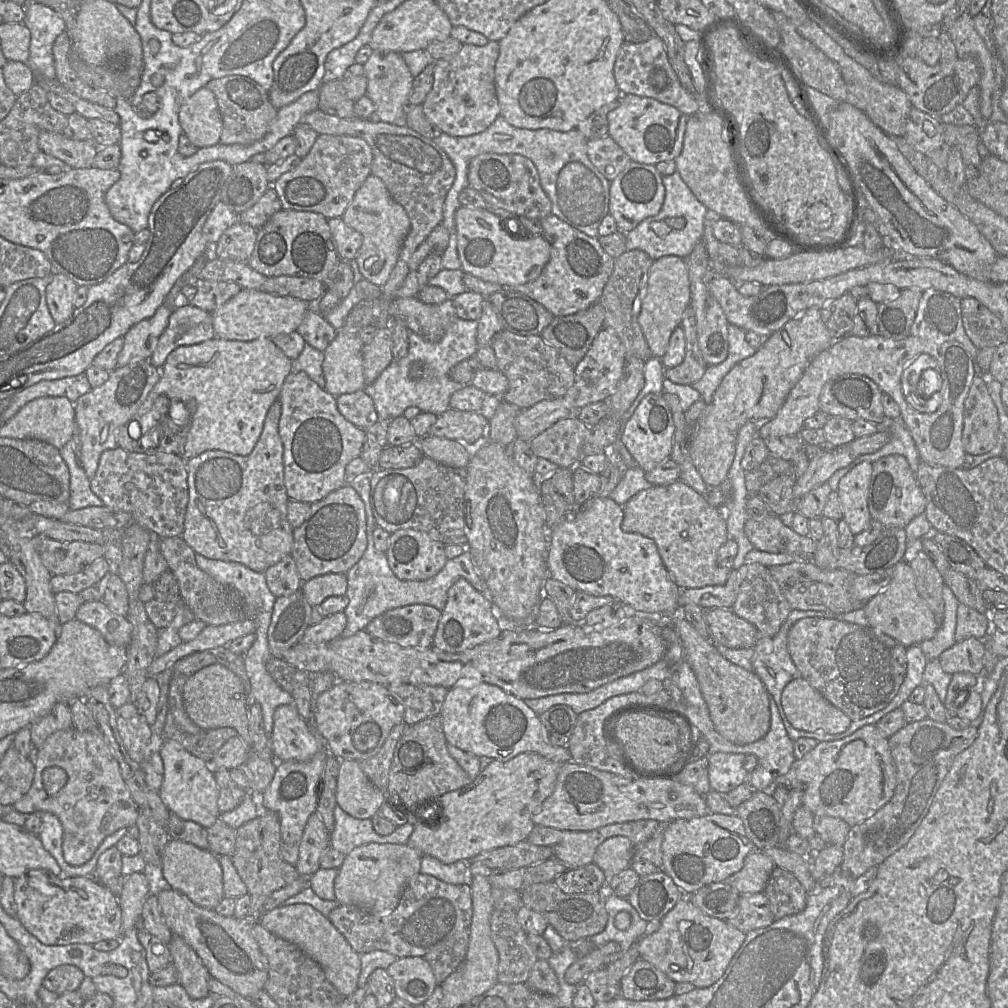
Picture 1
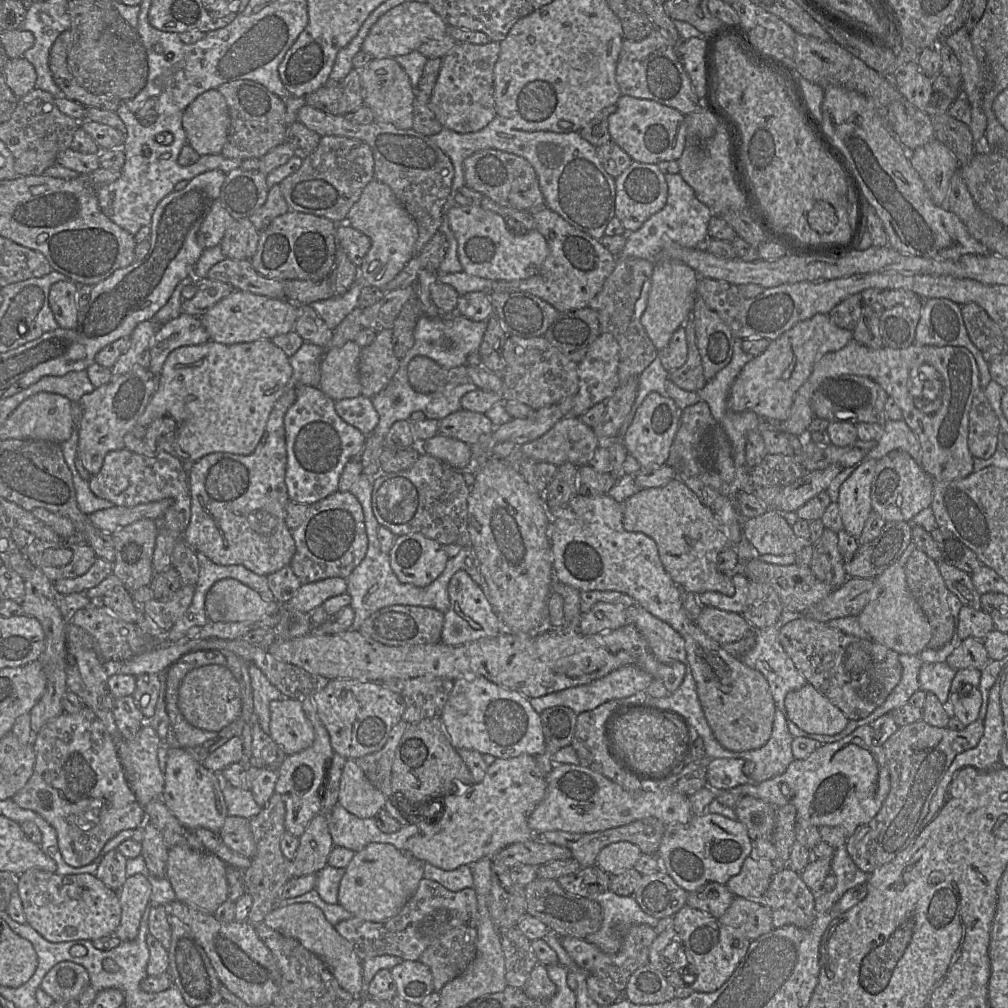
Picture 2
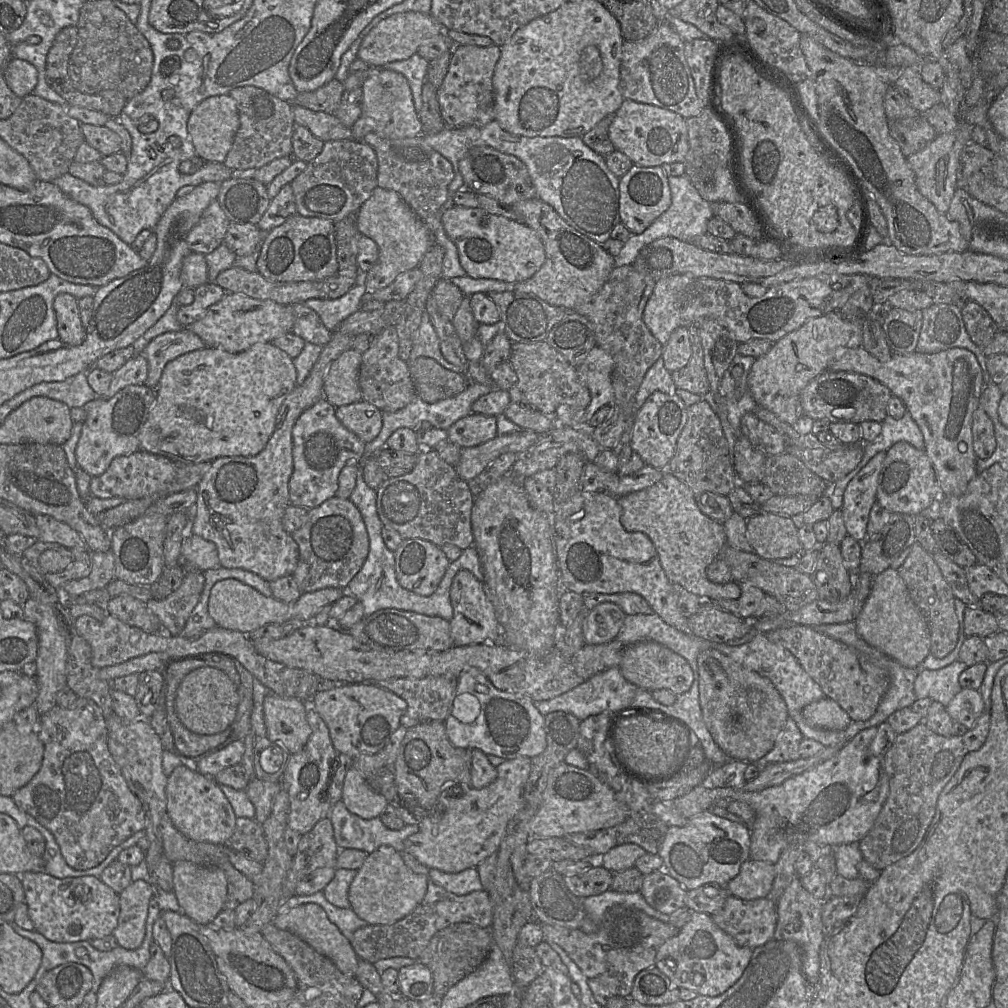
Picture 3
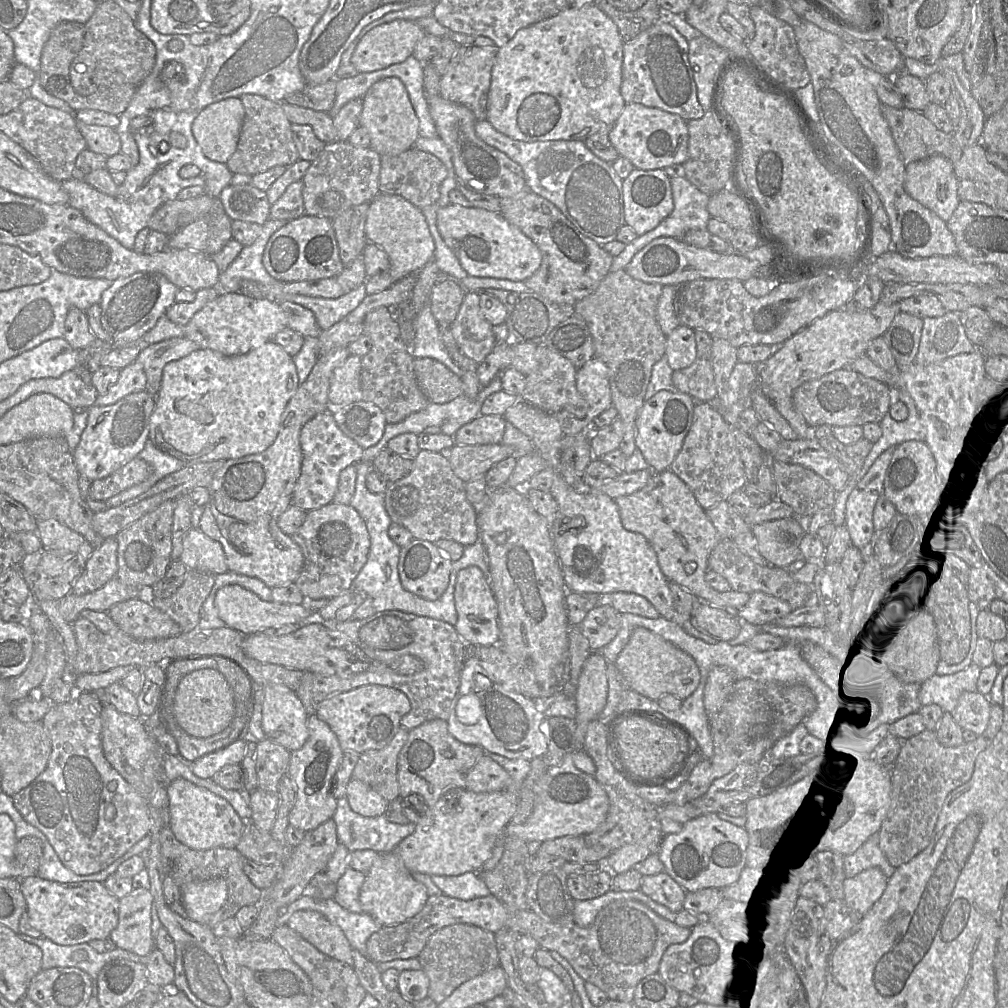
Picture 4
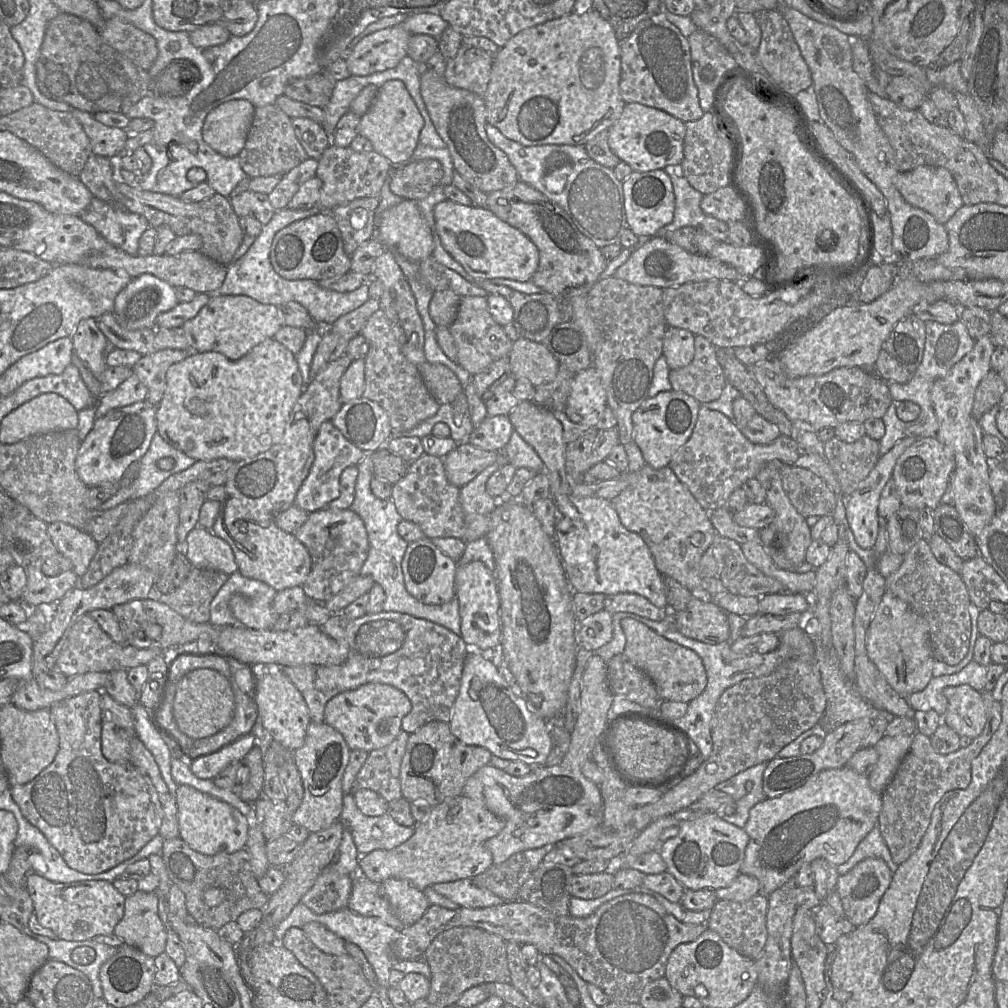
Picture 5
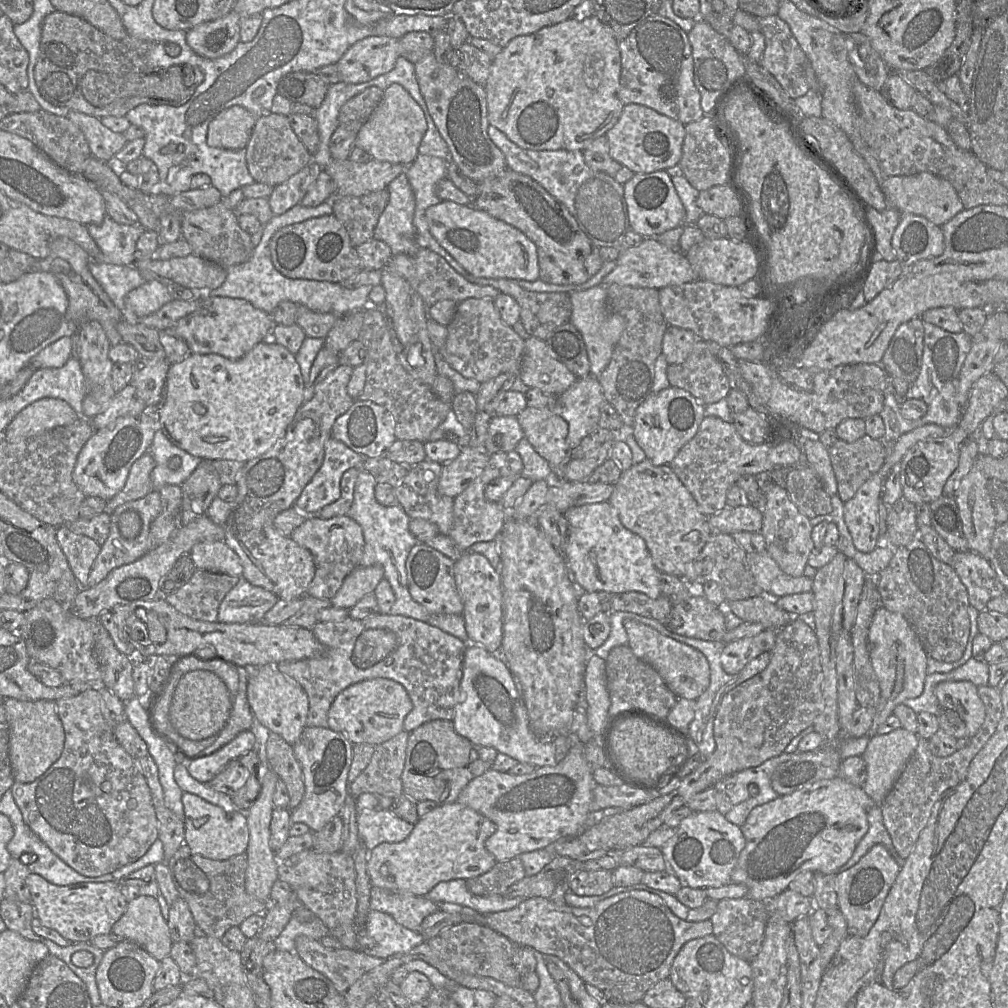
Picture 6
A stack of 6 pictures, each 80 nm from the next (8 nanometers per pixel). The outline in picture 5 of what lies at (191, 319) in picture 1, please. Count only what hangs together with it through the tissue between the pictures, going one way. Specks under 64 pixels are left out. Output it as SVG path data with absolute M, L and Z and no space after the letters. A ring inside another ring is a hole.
M162 349L142 356L132 367L148 390L147 402L157 407L163 398L168 368L193 353L192 350Z

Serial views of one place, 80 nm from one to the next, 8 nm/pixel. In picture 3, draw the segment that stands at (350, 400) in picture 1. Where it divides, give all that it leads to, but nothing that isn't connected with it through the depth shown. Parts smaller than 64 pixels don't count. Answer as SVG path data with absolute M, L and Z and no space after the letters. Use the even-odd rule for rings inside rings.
M364 400L336 408L336 417L363 442L372 442L382 429L382 411Z

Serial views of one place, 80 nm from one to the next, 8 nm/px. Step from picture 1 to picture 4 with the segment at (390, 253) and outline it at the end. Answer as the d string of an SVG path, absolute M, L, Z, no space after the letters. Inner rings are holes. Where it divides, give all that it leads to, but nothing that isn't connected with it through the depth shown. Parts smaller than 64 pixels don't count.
M380 192L369 202L365 234L368 241L382 248L390 259L388 271L367 278L367 295L381 292L403 277L417 274L433 259L435 242L426 218L421 209L402 196Z

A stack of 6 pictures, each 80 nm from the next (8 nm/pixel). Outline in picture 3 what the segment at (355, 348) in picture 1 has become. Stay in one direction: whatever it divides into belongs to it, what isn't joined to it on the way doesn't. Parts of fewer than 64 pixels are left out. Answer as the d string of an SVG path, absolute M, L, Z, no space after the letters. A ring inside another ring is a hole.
M351 348L329 366L324 379L324 398L335 408L362 400L359 370L362 353Z

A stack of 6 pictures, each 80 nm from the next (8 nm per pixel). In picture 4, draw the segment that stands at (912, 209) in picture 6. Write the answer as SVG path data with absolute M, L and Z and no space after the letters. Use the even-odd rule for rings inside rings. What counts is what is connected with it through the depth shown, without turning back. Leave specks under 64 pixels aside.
M934 155L906 165L906 193L947 222L960 200L958 180L951 161Z

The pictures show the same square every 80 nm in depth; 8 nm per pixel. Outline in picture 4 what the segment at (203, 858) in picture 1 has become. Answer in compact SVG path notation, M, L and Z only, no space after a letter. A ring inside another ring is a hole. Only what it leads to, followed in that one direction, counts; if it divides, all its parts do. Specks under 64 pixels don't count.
M222 878L191 881L180 886L182 904L188 918L208 925L227 899L228 887Z

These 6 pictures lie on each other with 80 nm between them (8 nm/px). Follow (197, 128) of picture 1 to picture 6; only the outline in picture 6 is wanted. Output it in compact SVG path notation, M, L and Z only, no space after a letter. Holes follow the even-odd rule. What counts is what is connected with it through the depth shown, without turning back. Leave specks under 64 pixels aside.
M238 105L222 111L208 126L207 145L229 150L245 148L256 120L251 112Z

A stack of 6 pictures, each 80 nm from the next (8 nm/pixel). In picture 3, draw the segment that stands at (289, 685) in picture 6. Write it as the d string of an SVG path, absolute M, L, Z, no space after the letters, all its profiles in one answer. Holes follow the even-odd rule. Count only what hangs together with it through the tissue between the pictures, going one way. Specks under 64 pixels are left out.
M273 692L268 693L263 702L266 737L286 748L290 754L300 752L312 733L307 720L307 705L308 702L300 699L282 697Z

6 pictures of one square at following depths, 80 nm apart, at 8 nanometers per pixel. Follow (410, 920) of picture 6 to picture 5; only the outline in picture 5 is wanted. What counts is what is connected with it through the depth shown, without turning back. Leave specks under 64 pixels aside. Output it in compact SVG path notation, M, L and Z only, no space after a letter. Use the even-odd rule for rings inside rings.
M360 872L351 876L352 889L347 905L348 909L363 916L380 918L397 930L406 927L393 913L389 902L382 895L379 883L370 881Z

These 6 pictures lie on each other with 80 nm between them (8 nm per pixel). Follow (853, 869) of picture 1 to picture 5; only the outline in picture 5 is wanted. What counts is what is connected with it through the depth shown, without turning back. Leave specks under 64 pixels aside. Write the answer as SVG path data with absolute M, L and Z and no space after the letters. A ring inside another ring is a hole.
M984 690L981 694L987 715L986 724L982 733L974 738L968 746L960 747L958 750L948 754L940 754L932 747L930 737L916 732L912 736L912 743L909 751L900 763L892 780L882 793L882 808L879 814L878 824L884 842L890 851L892 860L898 865L905 862L920 845L920 842L931 822L933 810L942 796L949 791L966 788L970 784L972 761L980 754L985 745L990 741L1001 723L1001 702L994 698L990 691Z

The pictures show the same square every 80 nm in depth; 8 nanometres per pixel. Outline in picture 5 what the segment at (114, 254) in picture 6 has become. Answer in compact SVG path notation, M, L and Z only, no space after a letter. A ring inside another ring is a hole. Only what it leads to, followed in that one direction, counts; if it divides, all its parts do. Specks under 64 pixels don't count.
M95 197L80 217L107 242L130 255L137 255L139 239L150 226L143 216Z

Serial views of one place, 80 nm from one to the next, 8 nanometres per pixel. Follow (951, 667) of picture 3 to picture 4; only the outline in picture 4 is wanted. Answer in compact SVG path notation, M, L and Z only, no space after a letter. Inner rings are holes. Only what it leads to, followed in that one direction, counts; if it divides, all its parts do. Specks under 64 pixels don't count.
M973 663L953 674L934 674L918 685L920 705L938 705L945 713L952 712L964 692L977 692L981 668Z

